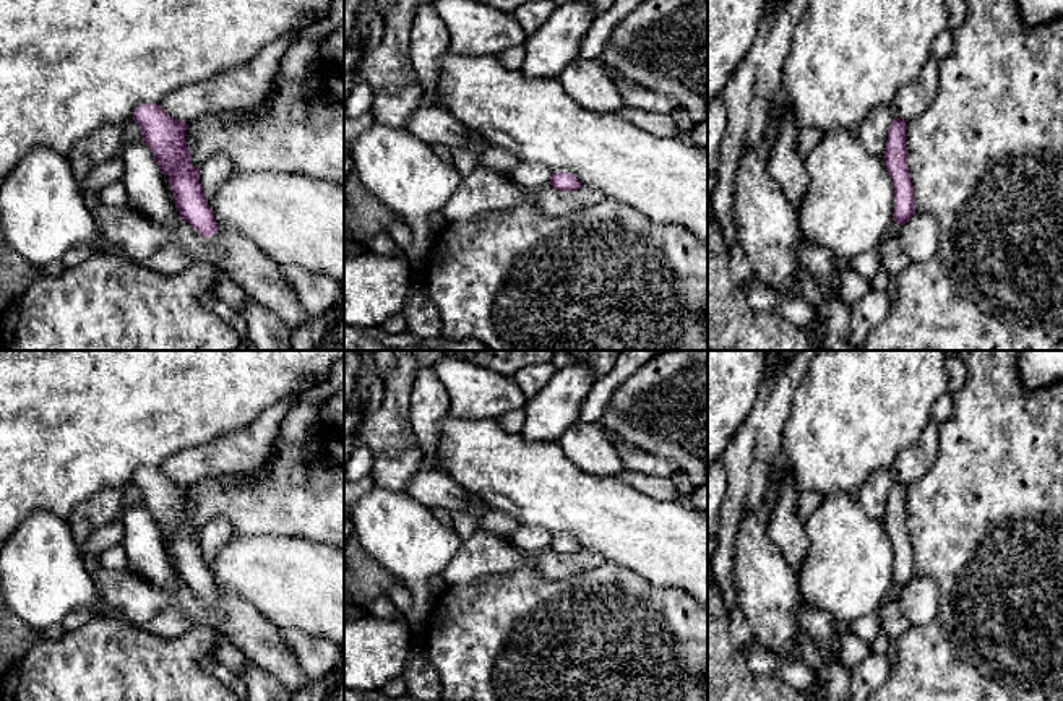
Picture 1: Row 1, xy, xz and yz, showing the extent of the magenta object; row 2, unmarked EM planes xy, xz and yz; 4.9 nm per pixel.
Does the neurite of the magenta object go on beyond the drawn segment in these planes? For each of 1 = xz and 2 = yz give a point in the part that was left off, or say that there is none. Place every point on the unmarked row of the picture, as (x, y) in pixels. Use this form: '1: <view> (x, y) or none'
1: none
2: none

